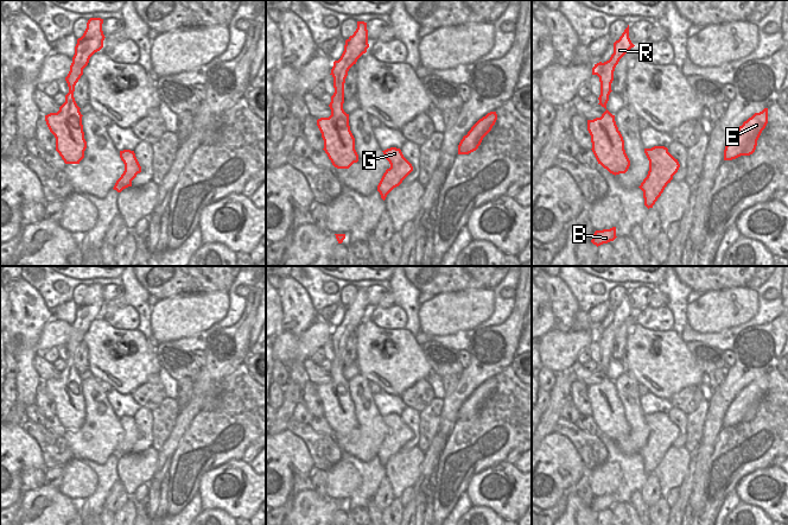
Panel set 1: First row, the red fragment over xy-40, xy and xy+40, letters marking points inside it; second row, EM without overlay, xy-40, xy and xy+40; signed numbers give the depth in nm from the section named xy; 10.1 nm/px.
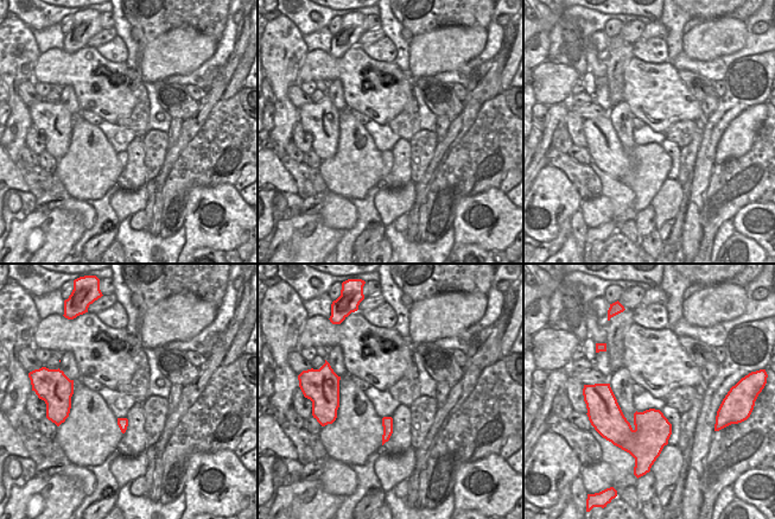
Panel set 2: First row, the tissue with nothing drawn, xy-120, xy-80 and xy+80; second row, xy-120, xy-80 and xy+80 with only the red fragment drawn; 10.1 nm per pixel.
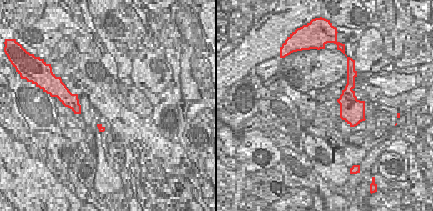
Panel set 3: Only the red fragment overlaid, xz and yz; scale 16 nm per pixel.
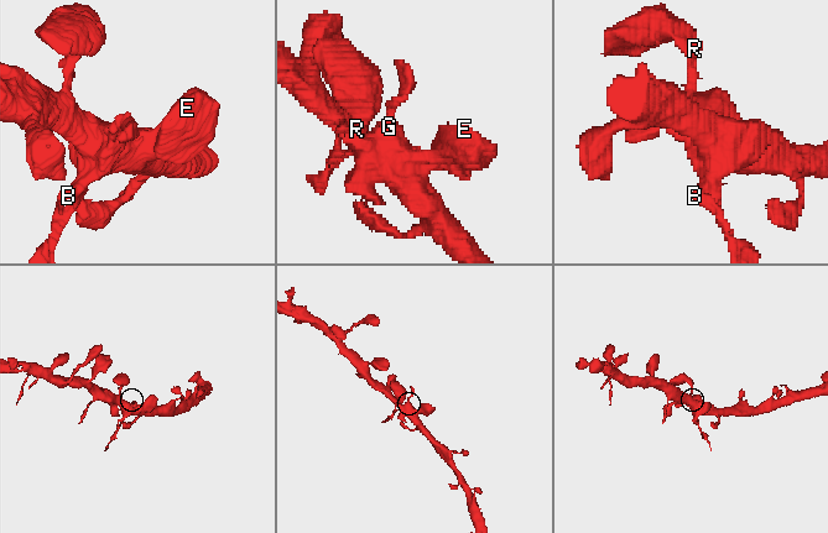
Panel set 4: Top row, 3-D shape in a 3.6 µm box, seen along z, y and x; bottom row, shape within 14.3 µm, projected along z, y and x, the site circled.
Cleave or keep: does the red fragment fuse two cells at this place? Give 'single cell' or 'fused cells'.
single cell

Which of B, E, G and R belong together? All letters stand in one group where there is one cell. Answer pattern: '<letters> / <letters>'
B E G R

